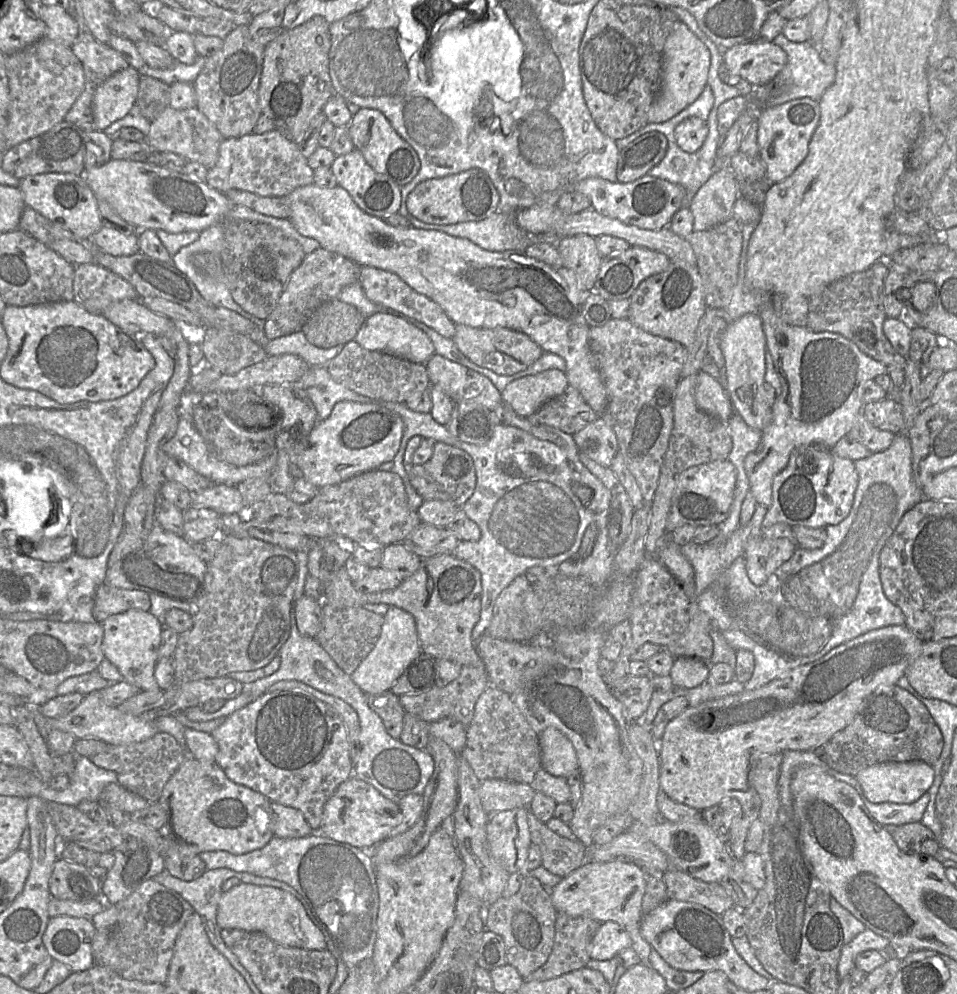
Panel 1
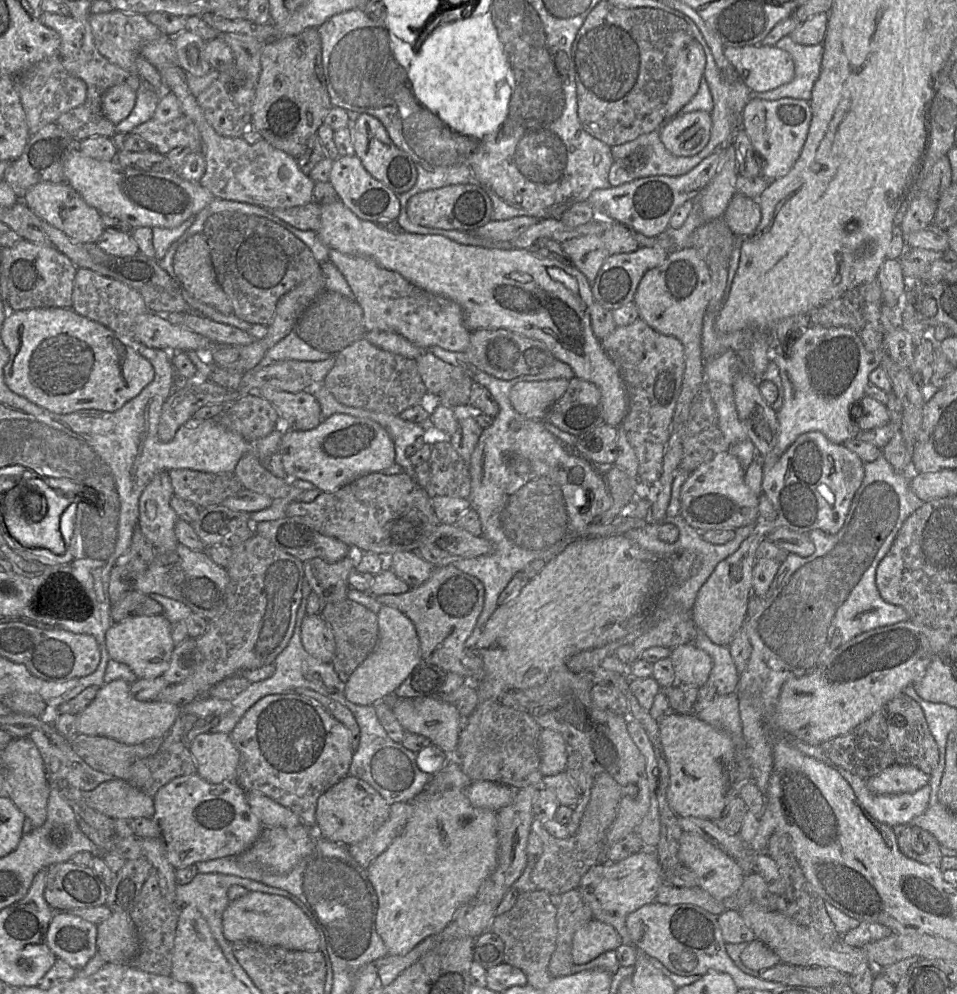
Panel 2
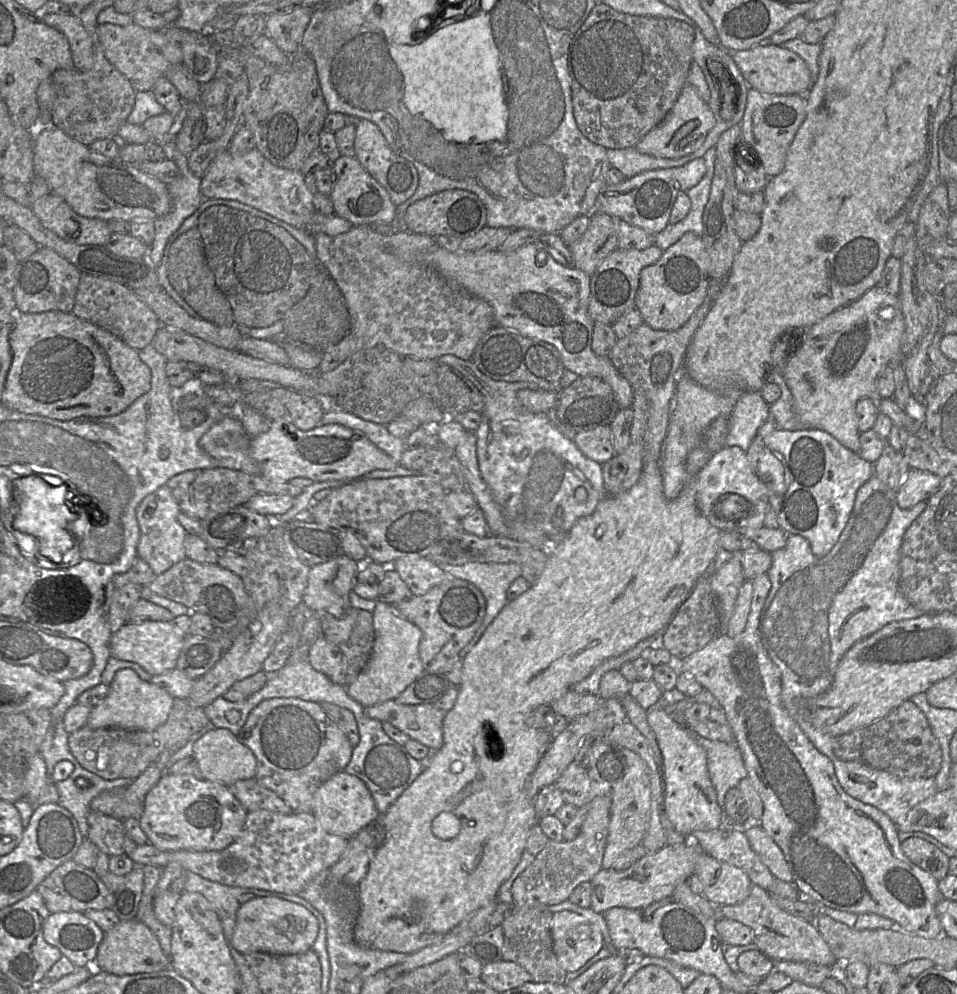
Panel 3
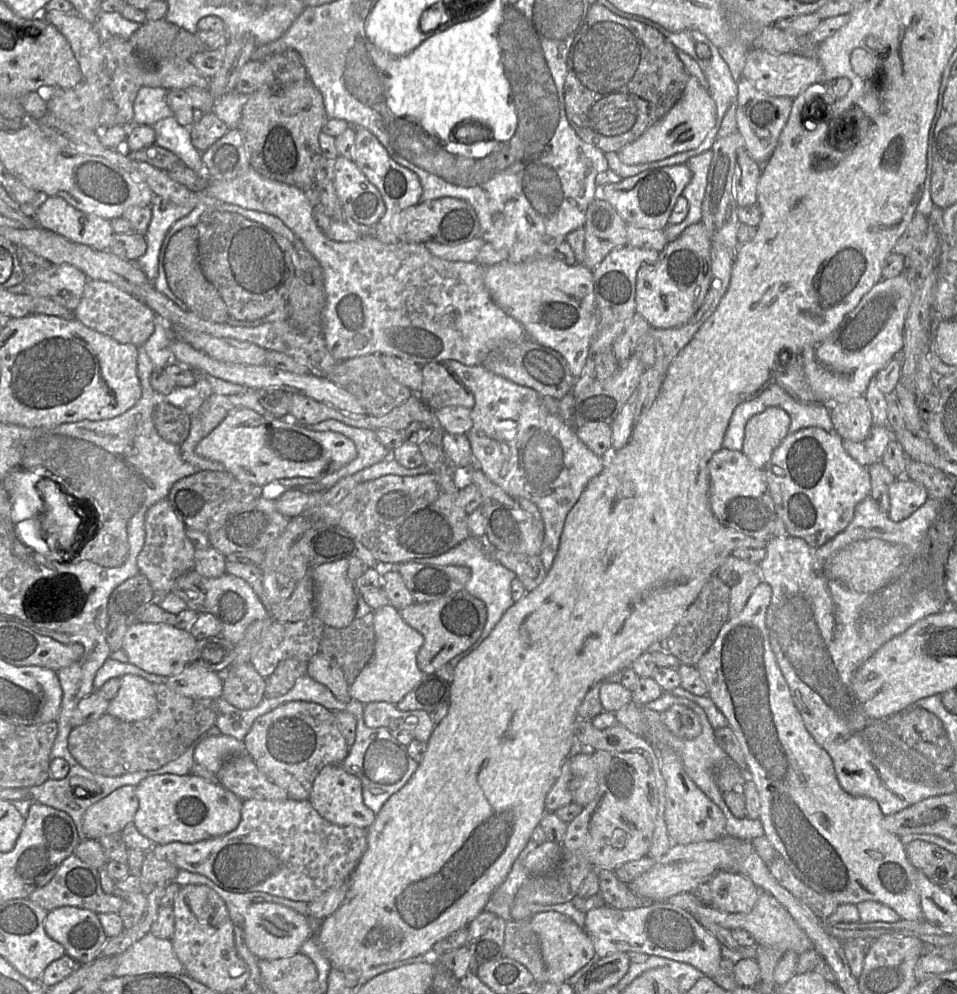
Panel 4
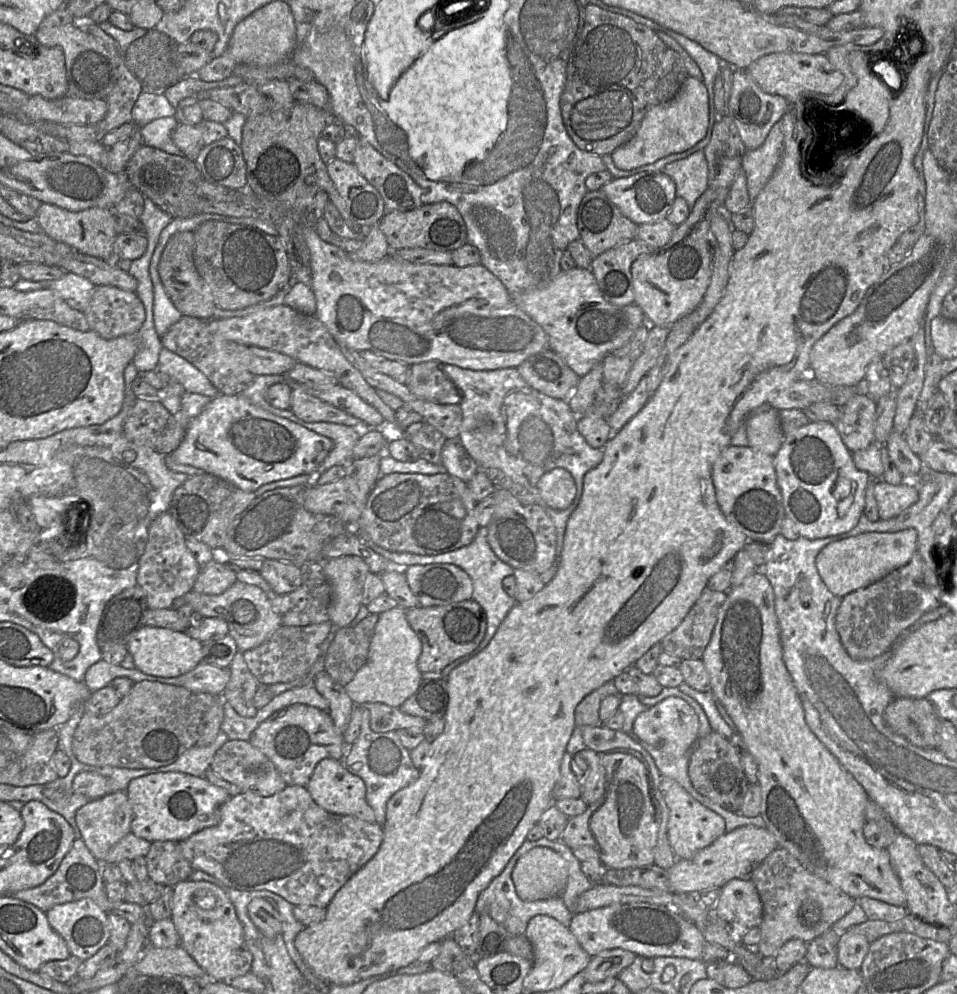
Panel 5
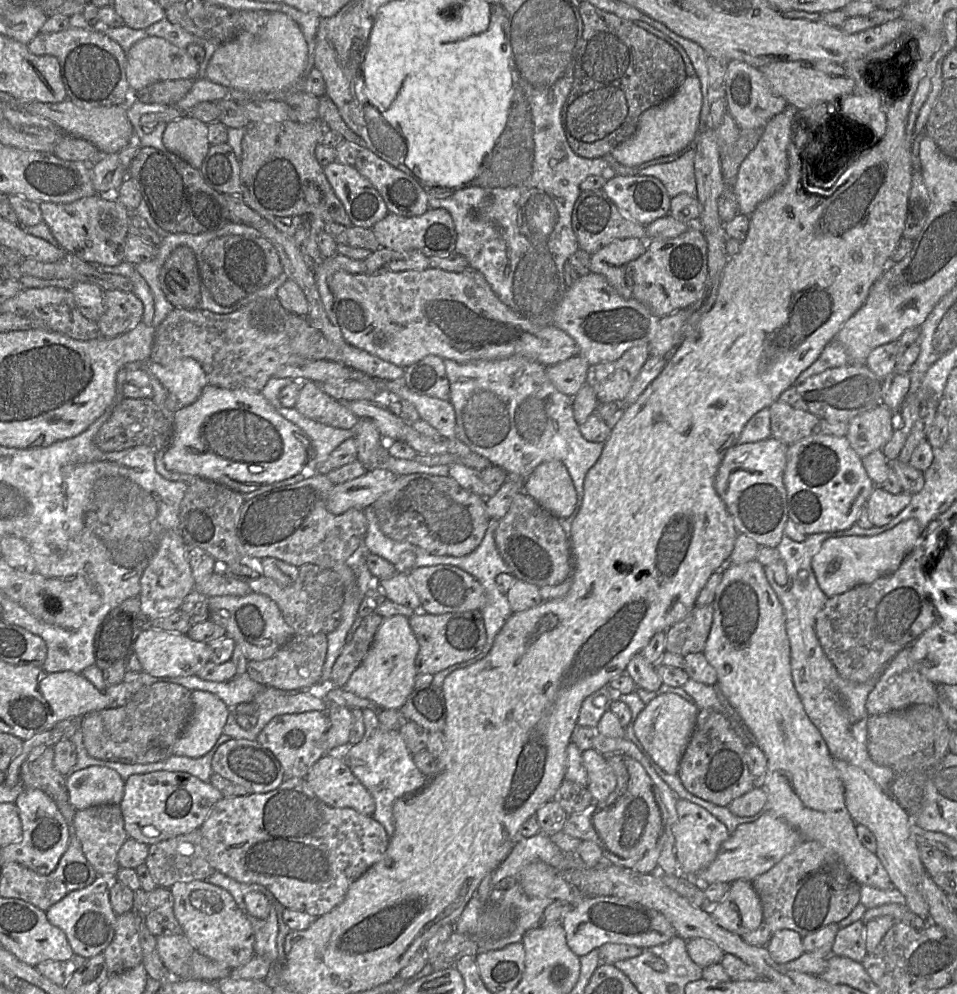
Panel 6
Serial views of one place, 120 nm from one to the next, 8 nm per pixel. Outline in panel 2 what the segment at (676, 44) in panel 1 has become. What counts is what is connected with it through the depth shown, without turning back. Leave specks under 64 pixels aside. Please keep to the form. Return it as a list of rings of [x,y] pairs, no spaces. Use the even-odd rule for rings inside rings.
[[[693,39],[677,57],[671,78],[671,94],[665,107],[665,121],[676,116],[695,96],[704,75],[706,55]]]

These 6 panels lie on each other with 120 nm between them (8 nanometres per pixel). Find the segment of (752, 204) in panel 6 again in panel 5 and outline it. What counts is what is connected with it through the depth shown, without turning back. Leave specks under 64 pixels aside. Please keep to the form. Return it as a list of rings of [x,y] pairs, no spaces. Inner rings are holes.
[[[779,120],[773,125],[759,148],[747,150],[744,154],[741,168],[746,176],[751,202],[758,196],[779,165],[783,142],[782,120]]]

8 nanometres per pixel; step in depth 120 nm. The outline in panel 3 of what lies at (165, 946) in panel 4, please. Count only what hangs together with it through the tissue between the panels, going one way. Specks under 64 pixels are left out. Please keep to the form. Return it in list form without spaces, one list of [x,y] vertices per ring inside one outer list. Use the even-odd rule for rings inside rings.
[[[137,919],[120,920],[112,929],[104,932],[93,967],[94,971],[103,971],[116,976],[150,973],[170,967],[170,957],[164,954],[157,938],[142,922]]]

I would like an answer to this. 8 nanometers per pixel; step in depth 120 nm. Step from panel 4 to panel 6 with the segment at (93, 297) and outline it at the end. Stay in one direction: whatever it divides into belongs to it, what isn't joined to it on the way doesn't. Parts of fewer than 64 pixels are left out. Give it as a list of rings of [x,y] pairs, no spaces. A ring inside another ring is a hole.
[[[105,290],[103,306],[104,312],[96,322],[103,337],[119,336],[142,321],[143,303],[133,292]]]

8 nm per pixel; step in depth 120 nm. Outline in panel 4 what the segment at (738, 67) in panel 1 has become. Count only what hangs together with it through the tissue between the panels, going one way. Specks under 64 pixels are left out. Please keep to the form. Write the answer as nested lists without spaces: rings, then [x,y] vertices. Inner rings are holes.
[[[751,48],[746,55],[742,77],[763,93],[793,99],[808,86],[822,82],[822,73],[822,66],[816,56],[772,54],[763,49]]]

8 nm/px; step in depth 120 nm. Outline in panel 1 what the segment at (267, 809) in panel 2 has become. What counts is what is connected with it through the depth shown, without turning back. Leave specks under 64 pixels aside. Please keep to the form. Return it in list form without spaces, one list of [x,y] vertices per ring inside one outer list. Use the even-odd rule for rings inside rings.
[[[271,802],[271,808],[275,815],[274,837],[302,838],[312,834],[312,828],[299,810],[276,802]]]

